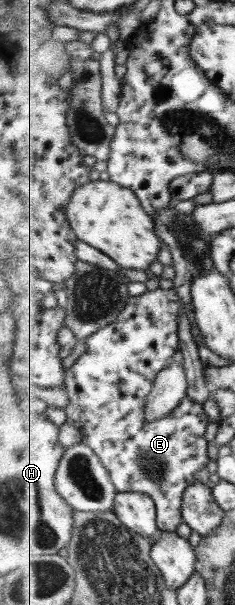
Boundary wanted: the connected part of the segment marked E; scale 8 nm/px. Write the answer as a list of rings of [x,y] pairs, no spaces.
[[[157,287],[141,296],[129,297],[125,308],[109,326],[101,328],[86,340],[87,349],[78,357],[66,374],[69,404],[63,409],[67,423],[82,432],[82,443],[90,445],[99,455],[110,472],[113,485],[122,492],[144,492],[155,501],[158,509],[158,528],[161,532],[173,532],[183,524],[182,496],[195,480],[195,472],[207,466],[214,453],[205,438],[209,418],[202,404],[185,396],[181,404],[171,410],[165,418],[148,422],[146,402],[156,384],[158,374],[170,366],[179,339],[180,316],[187,314],[189,308],[172,287]]]

